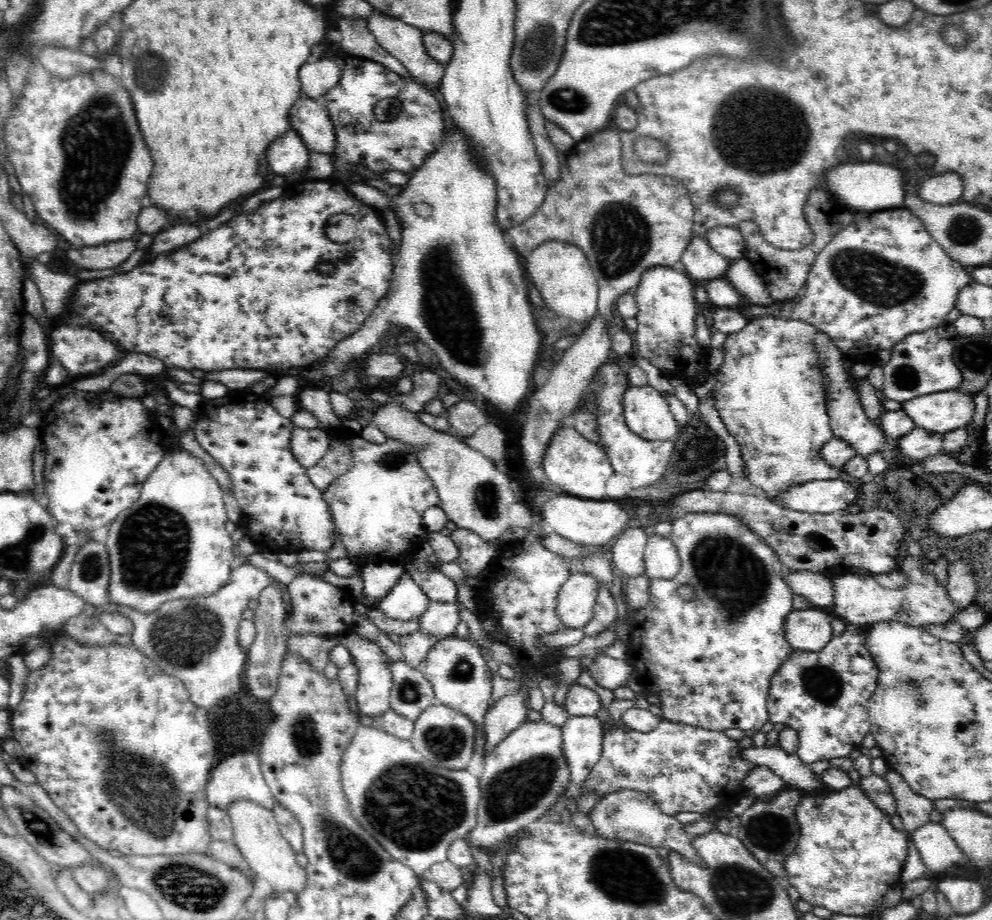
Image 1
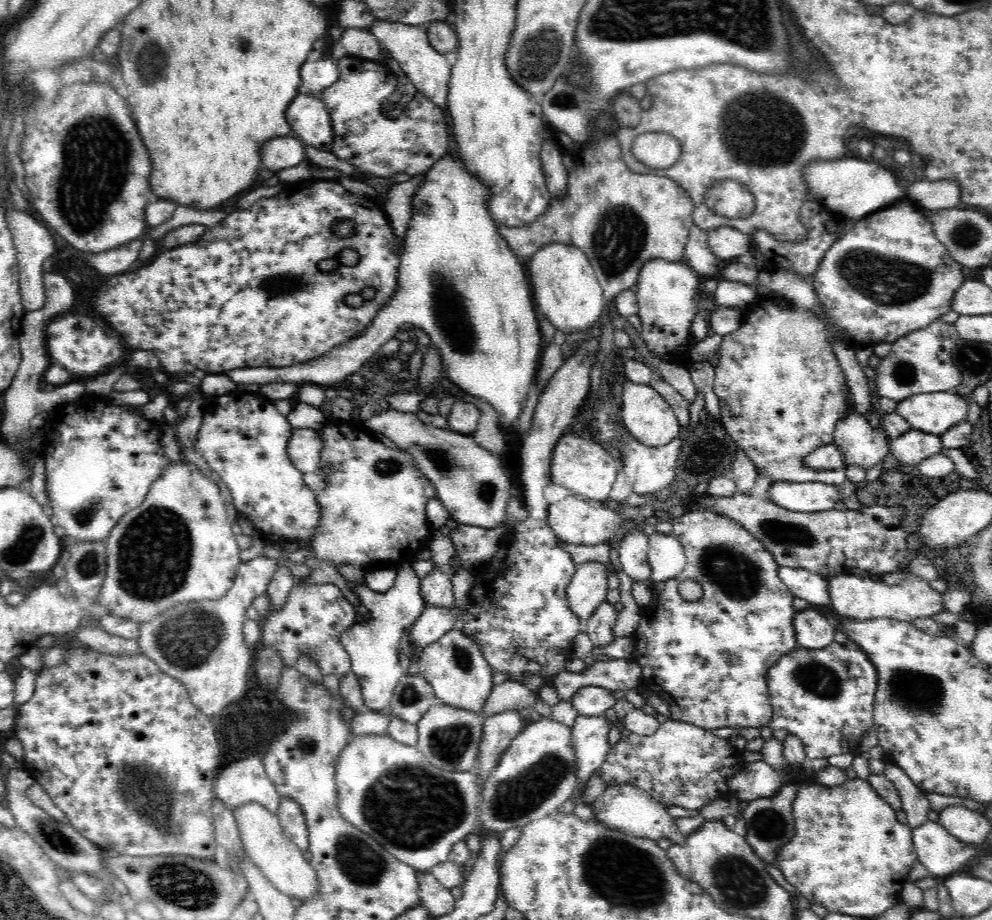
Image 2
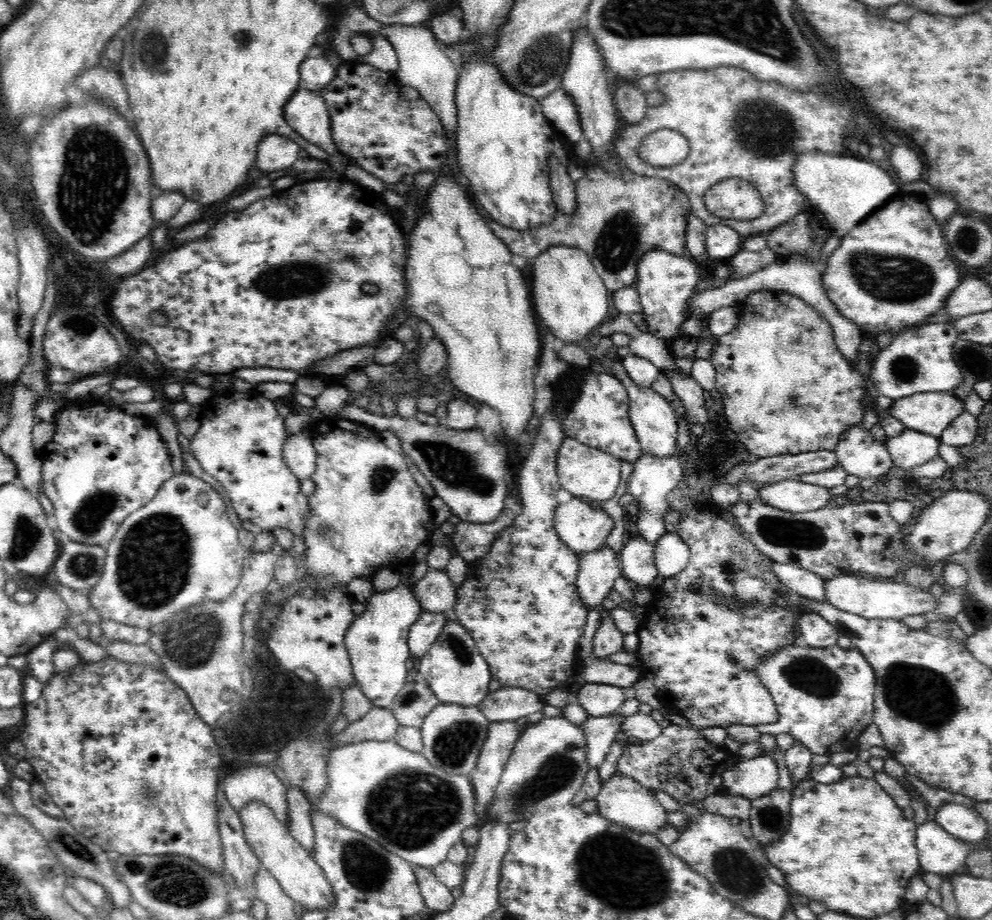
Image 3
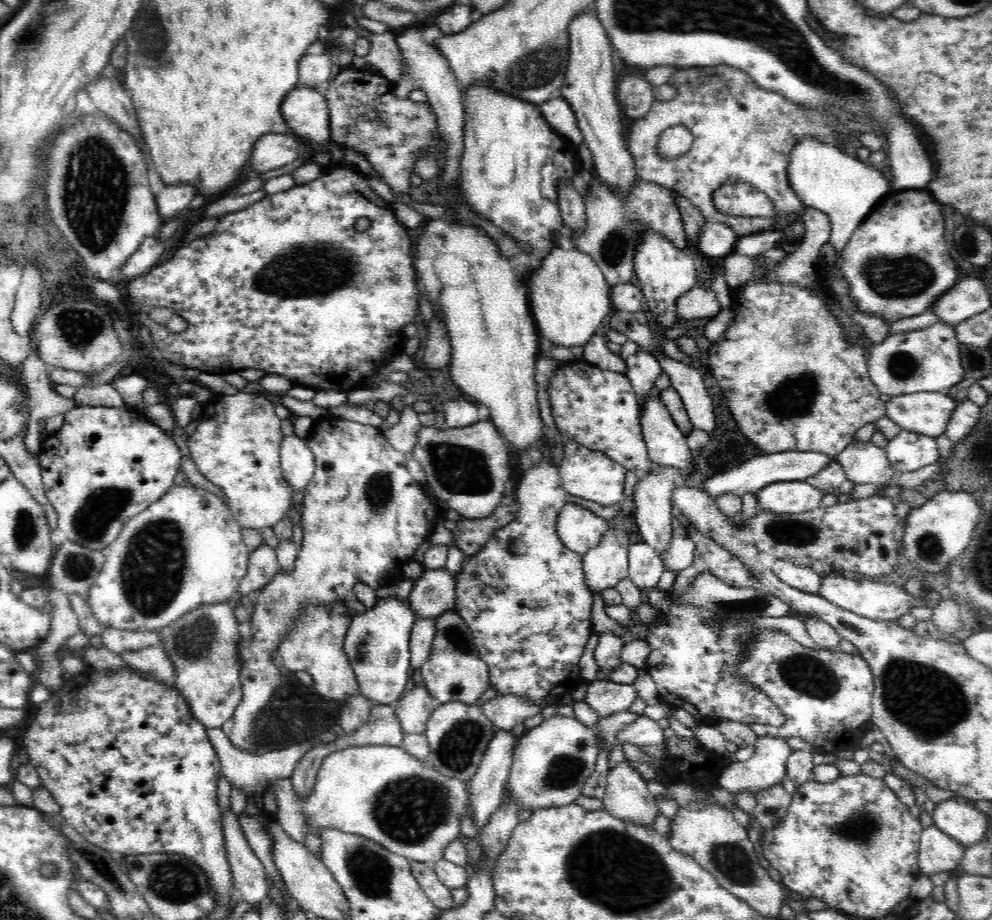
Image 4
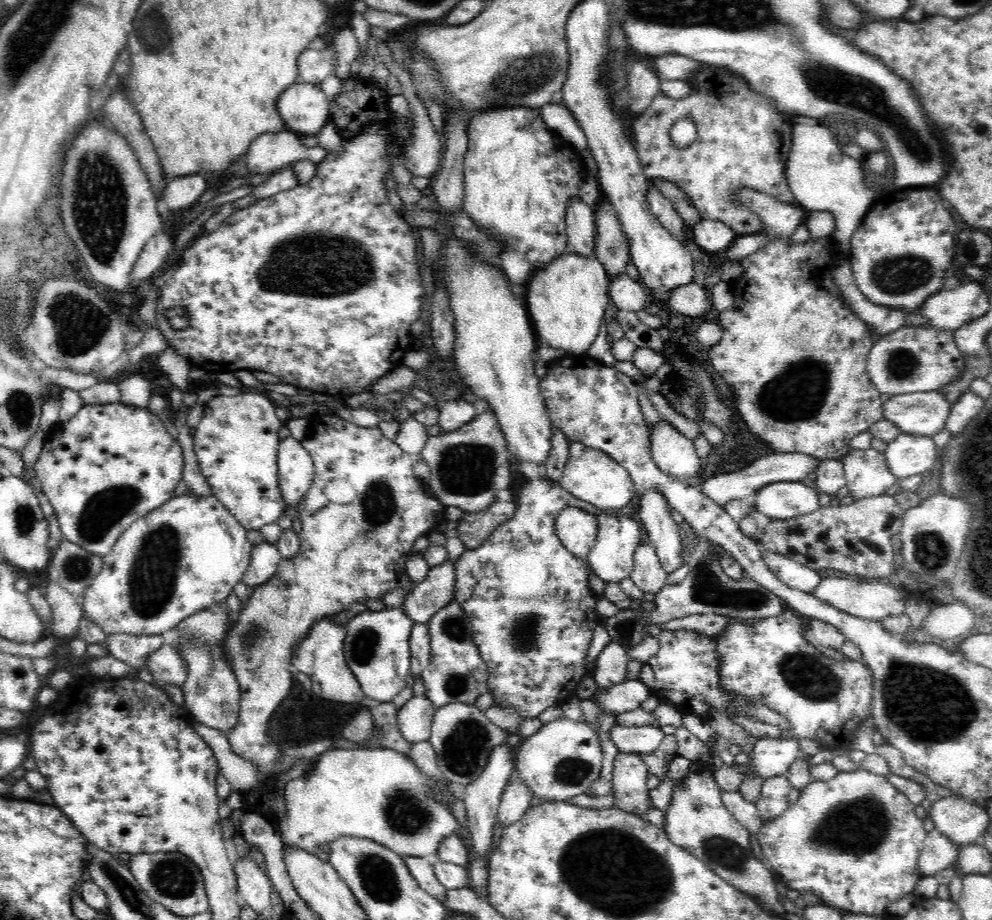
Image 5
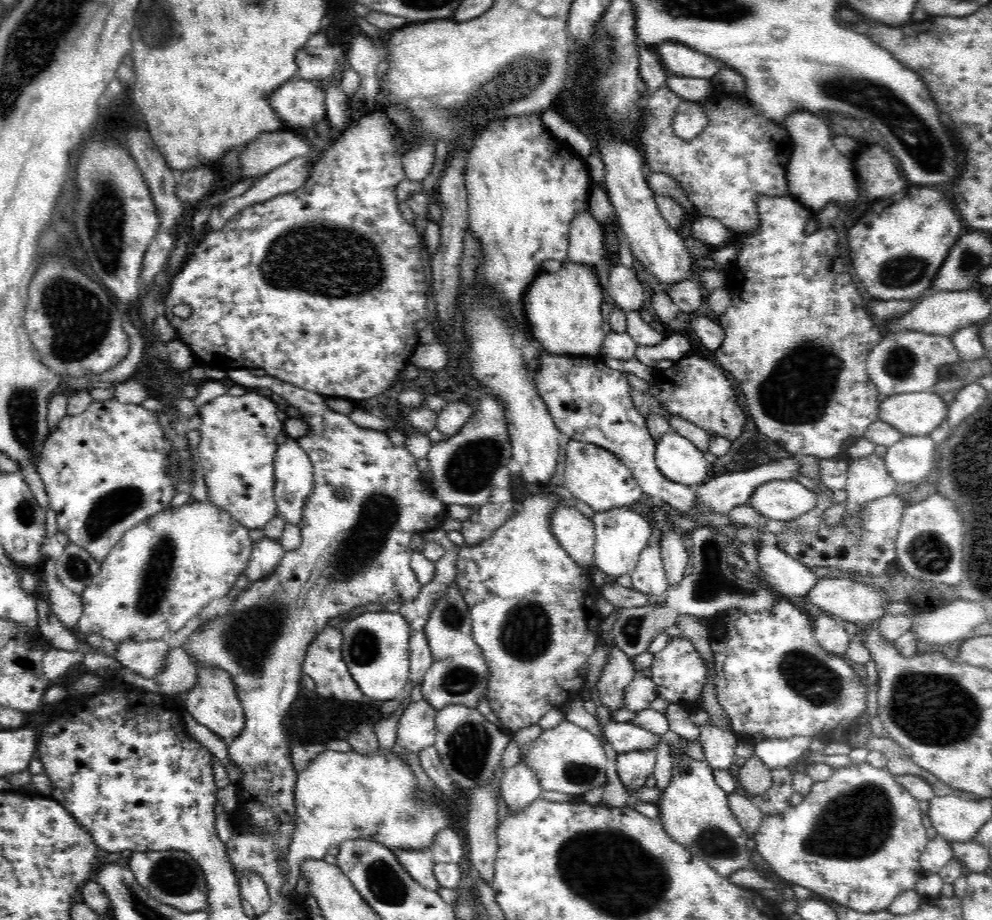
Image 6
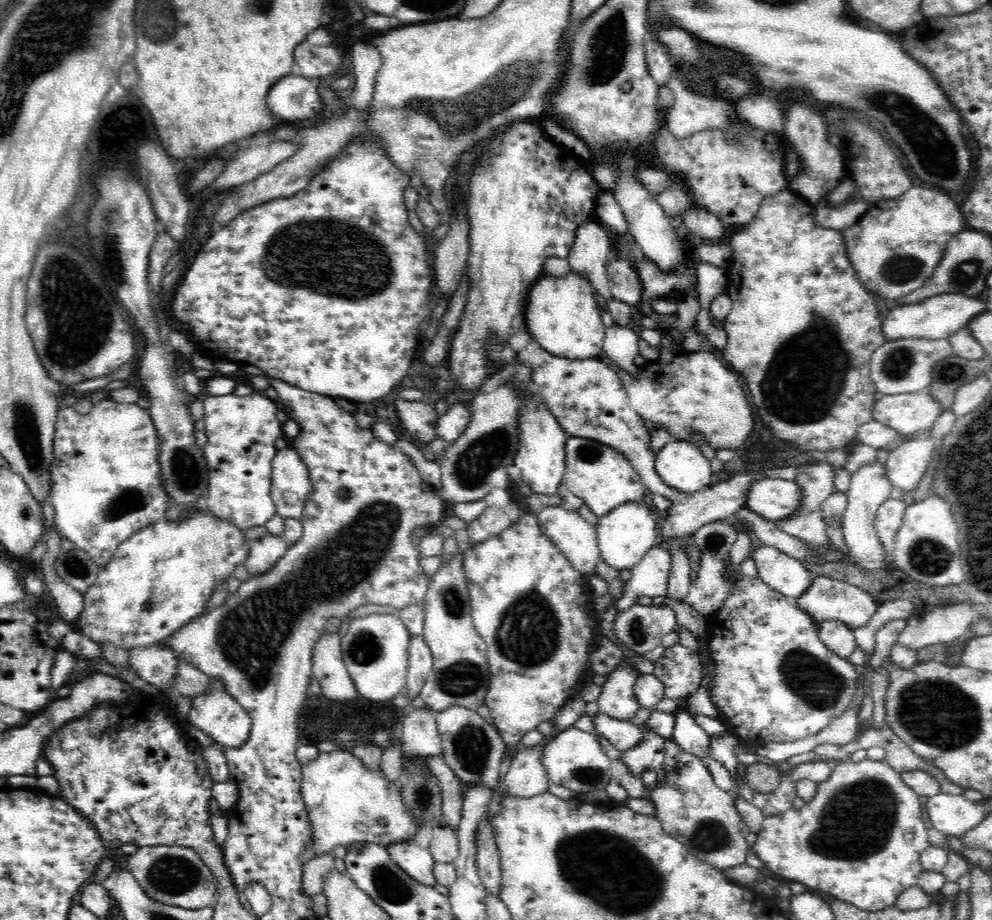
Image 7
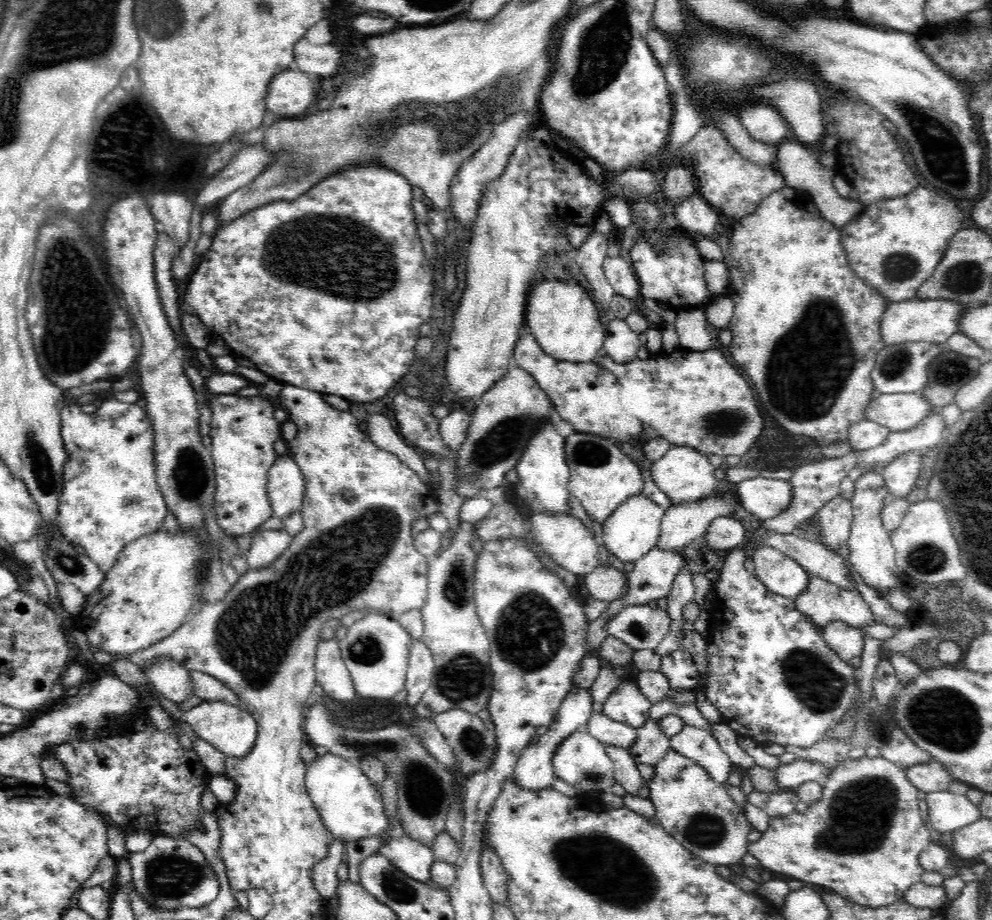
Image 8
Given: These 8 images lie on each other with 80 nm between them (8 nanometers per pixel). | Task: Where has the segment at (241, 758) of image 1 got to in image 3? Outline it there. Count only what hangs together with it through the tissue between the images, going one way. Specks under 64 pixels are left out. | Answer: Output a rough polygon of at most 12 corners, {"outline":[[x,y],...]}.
{"outline":[[265,766],[224,772],[226,799],[262,801],[288,827],[287,787]]}

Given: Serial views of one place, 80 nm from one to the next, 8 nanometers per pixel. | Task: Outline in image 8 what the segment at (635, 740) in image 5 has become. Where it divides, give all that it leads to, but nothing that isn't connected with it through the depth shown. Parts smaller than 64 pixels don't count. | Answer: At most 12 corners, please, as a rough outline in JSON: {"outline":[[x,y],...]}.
{"outline":[[593,712],[584,732],[629,749],[637,729]]}

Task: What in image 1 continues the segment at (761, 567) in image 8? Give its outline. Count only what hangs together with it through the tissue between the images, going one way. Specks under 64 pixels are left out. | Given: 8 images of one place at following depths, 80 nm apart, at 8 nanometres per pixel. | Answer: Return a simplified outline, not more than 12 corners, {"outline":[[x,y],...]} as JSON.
{"outline":[[781,568],[794,594],[815,608],[834,600],[833,577]]}

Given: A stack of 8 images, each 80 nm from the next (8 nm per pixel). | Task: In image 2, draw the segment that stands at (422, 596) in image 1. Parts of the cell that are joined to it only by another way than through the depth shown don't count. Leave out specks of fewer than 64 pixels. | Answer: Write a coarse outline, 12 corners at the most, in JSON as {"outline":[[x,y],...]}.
{"outline":[[410,561],[386,592],[349,583],[370,618],[340,634],[364,705],[389,711],[400,640],[427,607]]}

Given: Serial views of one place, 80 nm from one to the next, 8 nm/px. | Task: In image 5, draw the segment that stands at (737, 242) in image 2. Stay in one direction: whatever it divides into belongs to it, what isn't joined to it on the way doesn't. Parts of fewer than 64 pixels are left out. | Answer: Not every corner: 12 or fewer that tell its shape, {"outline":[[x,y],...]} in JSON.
{"outline":[[701,220],[693,226],[695,243],[720,252],[739,237],[723,222]]}

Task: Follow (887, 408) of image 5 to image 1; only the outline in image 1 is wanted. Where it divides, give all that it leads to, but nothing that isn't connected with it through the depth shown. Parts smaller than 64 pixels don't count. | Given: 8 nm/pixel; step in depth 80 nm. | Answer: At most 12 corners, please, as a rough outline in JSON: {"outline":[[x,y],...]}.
{"outline":[[957,388],[901,403],[918,428],[945,432],[974,416],[973,394]]}

